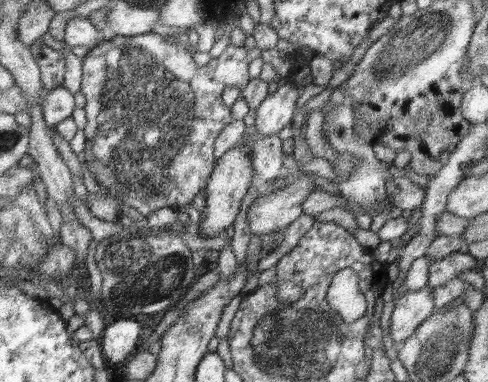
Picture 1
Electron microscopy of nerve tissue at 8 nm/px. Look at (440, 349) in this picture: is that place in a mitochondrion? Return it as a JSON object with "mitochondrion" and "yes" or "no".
{"mitochondrion":"yes"}

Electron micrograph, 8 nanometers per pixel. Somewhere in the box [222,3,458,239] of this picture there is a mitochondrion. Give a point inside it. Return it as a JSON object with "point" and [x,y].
{"point":[417,43]}

